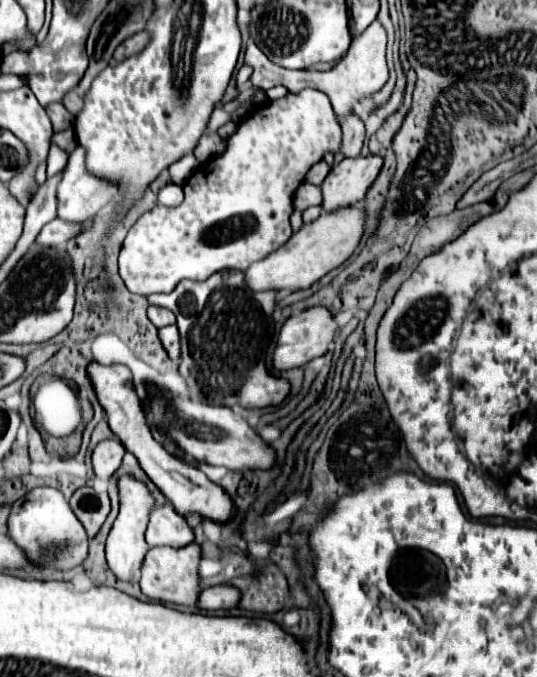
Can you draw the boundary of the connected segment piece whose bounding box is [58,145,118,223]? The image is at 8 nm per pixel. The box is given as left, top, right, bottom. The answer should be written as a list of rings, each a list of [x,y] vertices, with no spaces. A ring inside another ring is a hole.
[[[76,147],[70,153],[64,177],[58,185],[58,217],[66,219],[66,221],[74,221],[74,223],[82,223],[92,219],[102,207],[106,207],[114,195],[118,191],[116,183],[104,183],[104,179],[96,179],[96,175],[92,175],[86,167],[84,167],[84,147]]]

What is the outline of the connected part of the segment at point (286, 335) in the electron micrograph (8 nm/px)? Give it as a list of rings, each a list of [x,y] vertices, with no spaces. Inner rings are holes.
[[[310,307],[310,309],[302,311],[300,315],[290,317],[284,323],[282,333],[278,337],[278,345],[274,351],[274,367],[276,369],[294,369],[294,367],[306,365],[314,357],[324,355],[328,351],[328,345],[334,341],[336,331],[338,331],[338,325],[332,317],[330,309],[326,309],[326,307]]]

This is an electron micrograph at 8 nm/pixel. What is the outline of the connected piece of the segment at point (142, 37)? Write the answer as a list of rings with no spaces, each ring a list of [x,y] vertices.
[[[144,29],[144,31],[140,31],[138,35],[126,39],[126,41],[116,49],[114,59],[116,59],[116,61],[124,61],[124,59],[128,59],[128,57],[140,53],[140,51],[148,45],[148,35],[150,35],[150,31]]]

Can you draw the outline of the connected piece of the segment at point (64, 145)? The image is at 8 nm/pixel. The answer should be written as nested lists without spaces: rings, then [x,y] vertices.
[[[66,129],[66,131],[54,133],[52,141],[54,141],[60,149],[64,149],[66,153],[70,153],[70,151],[78,145],[78,143],[76,143],[76,135],[74,135],[74,129]]]

